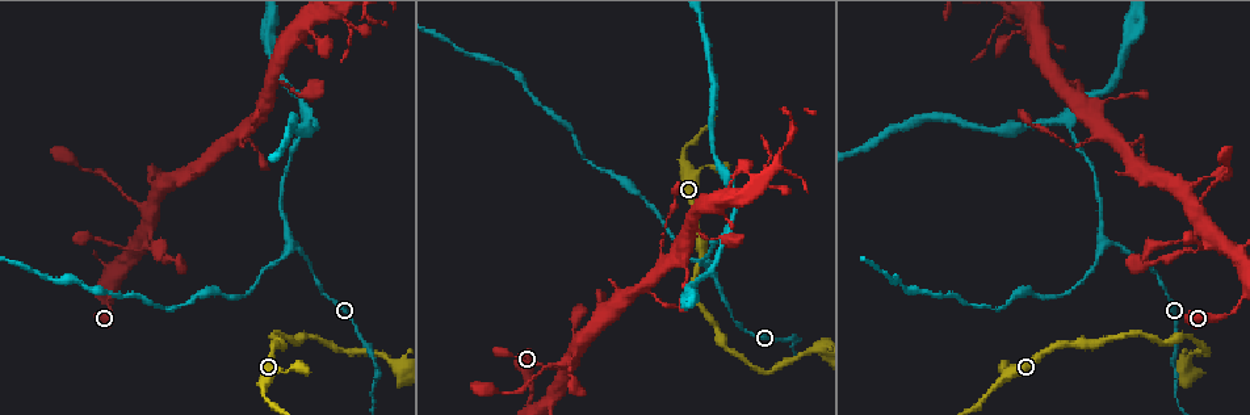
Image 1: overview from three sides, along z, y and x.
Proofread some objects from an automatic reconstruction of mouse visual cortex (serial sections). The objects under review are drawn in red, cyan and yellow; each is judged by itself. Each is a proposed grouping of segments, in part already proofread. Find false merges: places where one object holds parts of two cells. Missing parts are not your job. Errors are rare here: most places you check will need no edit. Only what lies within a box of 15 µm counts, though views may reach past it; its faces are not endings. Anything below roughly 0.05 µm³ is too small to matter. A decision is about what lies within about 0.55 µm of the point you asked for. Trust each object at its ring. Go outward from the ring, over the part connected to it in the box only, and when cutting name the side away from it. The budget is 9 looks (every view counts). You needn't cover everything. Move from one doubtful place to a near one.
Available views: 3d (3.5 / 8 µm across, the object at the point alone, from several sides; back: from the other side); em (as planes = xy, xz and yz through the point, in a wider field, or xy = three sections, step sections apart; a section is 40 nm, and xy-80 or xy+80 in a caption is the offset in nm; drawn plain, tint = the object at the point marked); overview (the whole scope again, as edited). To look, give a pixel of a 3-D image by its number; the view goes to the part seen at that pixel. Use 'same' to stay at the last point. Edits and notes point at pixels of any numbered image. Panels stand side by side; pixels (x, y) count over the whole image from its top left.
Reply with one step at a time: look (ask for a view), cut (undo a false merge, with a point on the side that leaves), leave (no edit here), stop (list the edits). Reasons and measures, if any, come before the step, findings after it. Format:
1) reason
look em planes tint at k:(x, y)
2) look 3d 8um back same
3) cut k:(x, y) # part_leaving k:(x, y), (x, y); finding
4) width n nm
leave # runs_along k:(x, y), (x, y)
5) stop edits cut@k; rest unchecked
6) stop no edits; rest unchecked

three arms meet
look 3d 3.5um at 1:(814, 347)

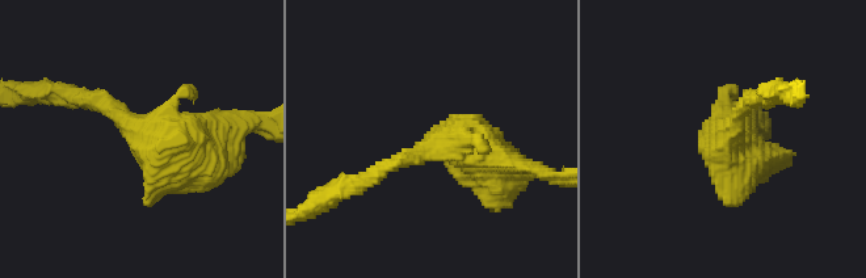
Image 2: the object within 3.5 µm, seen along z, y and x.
look em planes tint at 2:(438, 146)

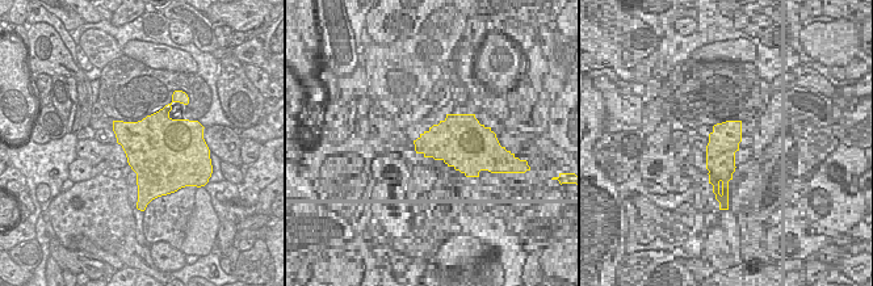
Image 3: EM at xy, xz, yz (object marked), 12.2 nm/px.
look em xy step 3 tint same

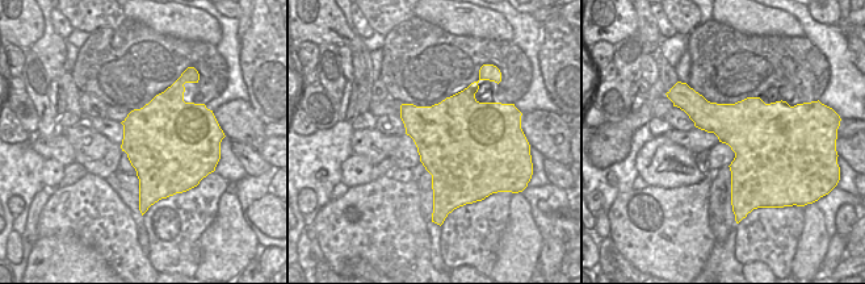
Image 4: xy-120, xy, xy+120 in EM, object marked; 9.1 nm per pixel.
width 800 nm
leave # runs_along 2:(70, 96), (97, 100), (198, 156); one cell here

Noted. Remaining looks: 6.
a fork
look 3d 3.5um at 1:(287, 242)

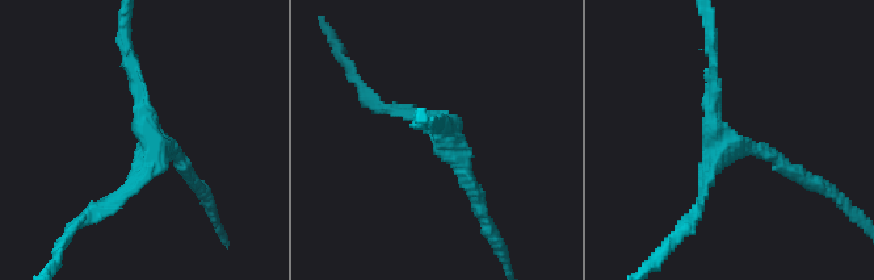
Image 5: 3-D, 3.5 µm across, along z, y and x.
arms 3; arm_widths 150, 150, 150 nm; shape alone is not enough
look em xy step 2 tint at 5:(151, 148)

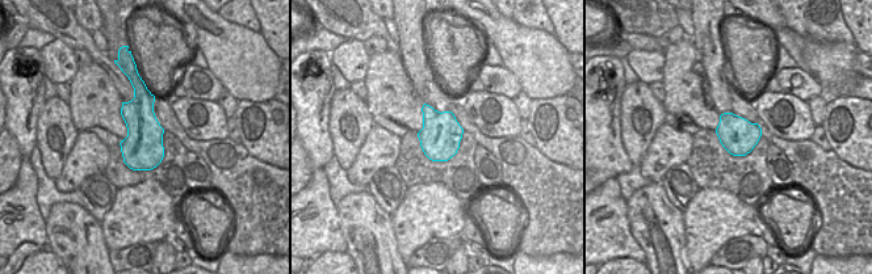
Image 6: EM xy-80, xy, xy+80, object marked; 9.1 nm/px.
leave # runs_along 5:(794, 168), (723, 149), (713, 67); continuous, no second cell

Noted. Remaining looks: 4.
thick turns thin
look 3d 3.5um back at 1:(240, 143)

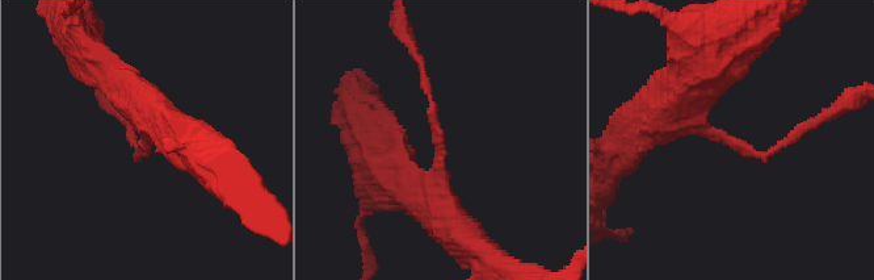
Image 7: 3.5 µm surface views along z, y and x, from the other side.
arm_widths 100, 400 nm; now the EM
look em xy step 1 tint at 7:(144, 135)

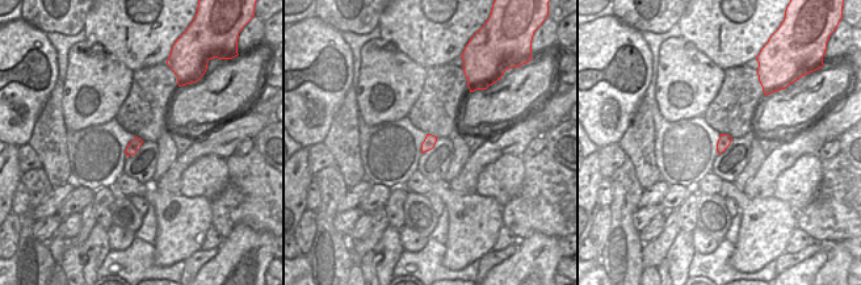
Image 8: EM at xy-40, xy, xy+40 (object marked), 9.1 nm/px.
look em xy step 3 tint same

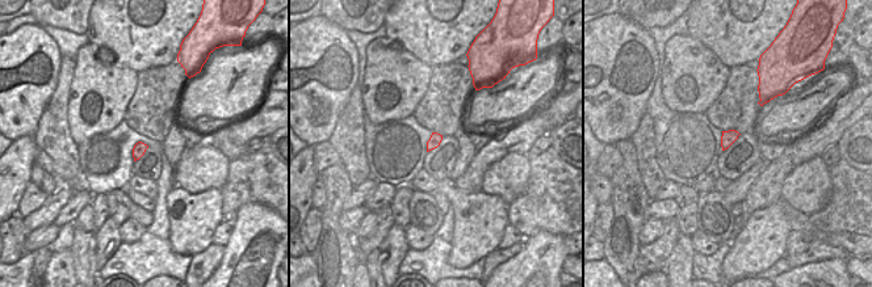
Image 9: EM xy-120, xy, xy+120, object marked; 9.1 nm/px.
leave # runs_along 7:(452, 224), (423, 83); all the same cell

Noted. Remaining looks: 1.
stop no edits; rest unchecked

